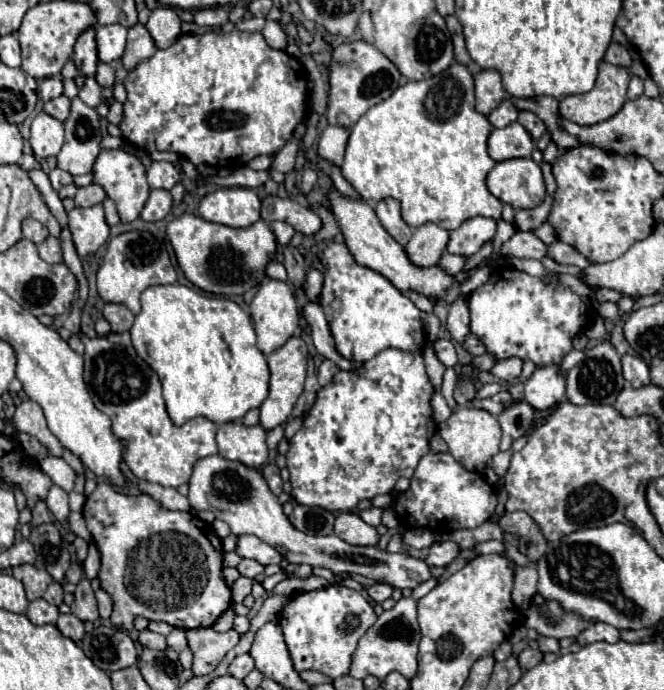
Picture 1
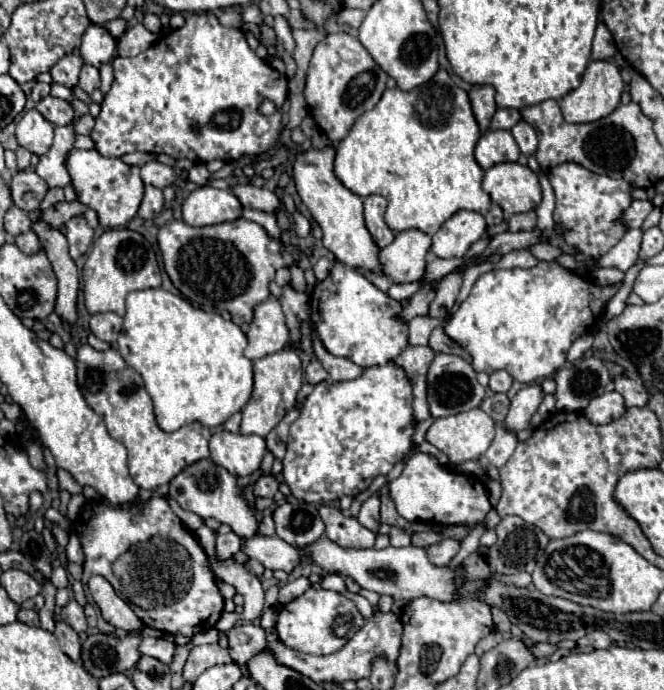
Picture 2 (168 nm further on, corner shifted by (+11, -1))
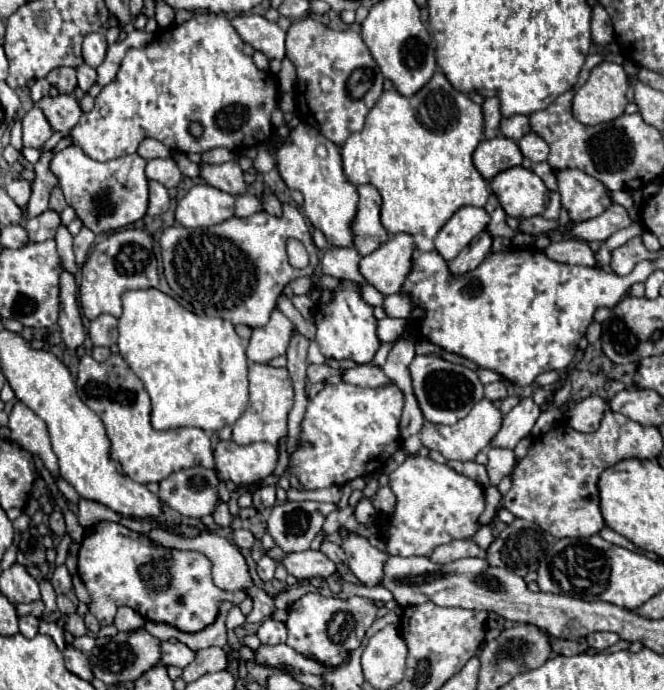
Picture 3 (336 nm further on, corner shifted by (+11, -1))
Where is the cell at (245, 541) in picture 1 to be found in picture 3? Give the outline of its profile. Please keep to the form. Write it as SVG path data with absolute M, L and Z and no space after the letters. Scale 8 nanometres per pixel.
M289 552L279 562L287 568L287 572L295 578L307 580L307 578L329 578L335 574L335 564L323 554L323 552Z

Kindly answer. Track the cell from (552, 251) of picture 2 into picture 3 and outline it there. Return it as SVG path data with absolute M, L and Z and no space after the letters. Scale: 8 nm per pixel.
M553 240L543 252L555 262L595 266L593 250L589 248L587 242L581 242L581 240L561 240L561 242Z

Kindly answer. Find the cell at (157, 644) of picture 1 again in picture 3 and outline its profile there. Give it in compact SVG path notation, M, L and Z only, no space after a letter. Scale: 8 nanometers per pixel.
M161 642L161 662L165 666L185 668L195 658L195 652L181 642Z

